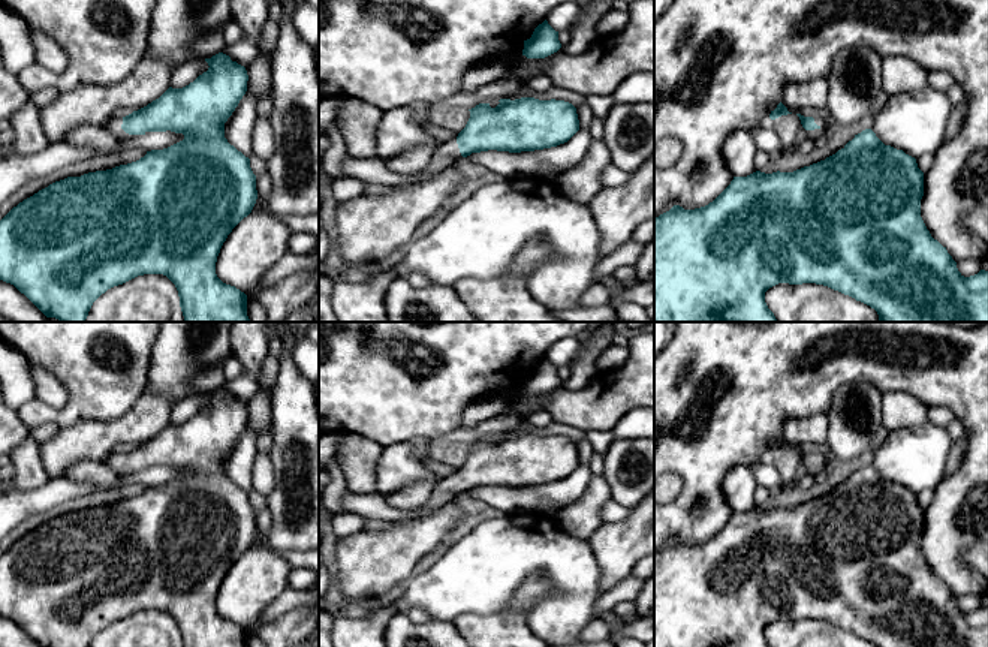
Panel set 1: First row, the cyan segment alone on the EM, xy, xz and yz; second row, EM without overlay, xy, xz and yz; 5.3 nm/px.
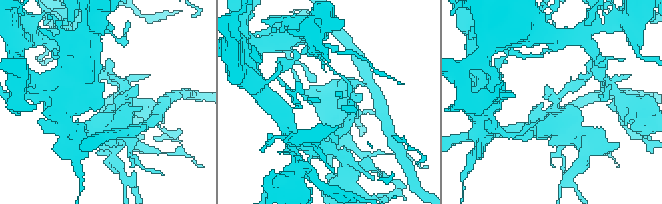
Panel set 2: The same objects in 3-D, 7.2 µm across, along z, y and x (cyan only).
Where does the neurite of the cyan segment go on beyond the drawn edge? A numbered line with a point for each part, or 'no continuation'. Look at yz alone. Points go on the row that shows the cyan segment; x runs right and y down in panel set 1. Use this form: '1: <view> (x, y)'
1: yz (812, 135)

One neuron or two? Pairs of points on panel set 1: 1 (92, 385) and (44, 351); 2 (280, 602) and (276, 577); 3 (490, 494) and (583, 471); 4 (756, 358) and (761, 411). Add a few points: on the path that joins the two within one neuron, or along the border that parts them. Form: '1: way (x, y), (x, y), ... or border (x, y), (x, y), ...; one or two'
1: way (80, 373), (56, 351); one
2: border (289, 589), (282, 592), (264, 610), (256, 623); two
3: way (514, 497), (538, 497), (560, 493); one
4: way (756, 372), (756, 397); one

